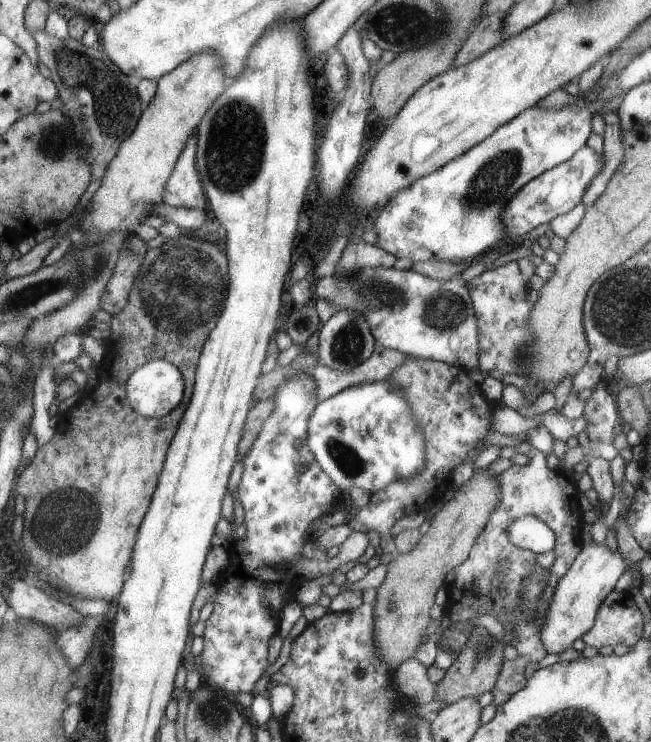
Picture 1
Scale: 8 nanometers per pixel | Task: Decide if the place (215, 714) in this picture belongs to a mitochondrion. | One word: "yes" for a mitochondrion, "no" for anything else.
yes

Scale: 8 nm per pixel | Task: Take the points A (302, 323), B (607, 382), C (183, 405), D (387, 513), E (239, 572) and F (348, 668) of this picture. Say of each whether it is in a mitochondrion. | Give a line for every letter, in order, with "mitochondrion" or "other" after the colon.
A: other
B: other
C: other
D: other
E: other
F: other

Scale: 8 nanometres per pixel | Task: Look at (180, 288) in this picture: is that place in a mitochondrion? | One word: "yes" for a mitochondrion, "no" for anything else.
yes

